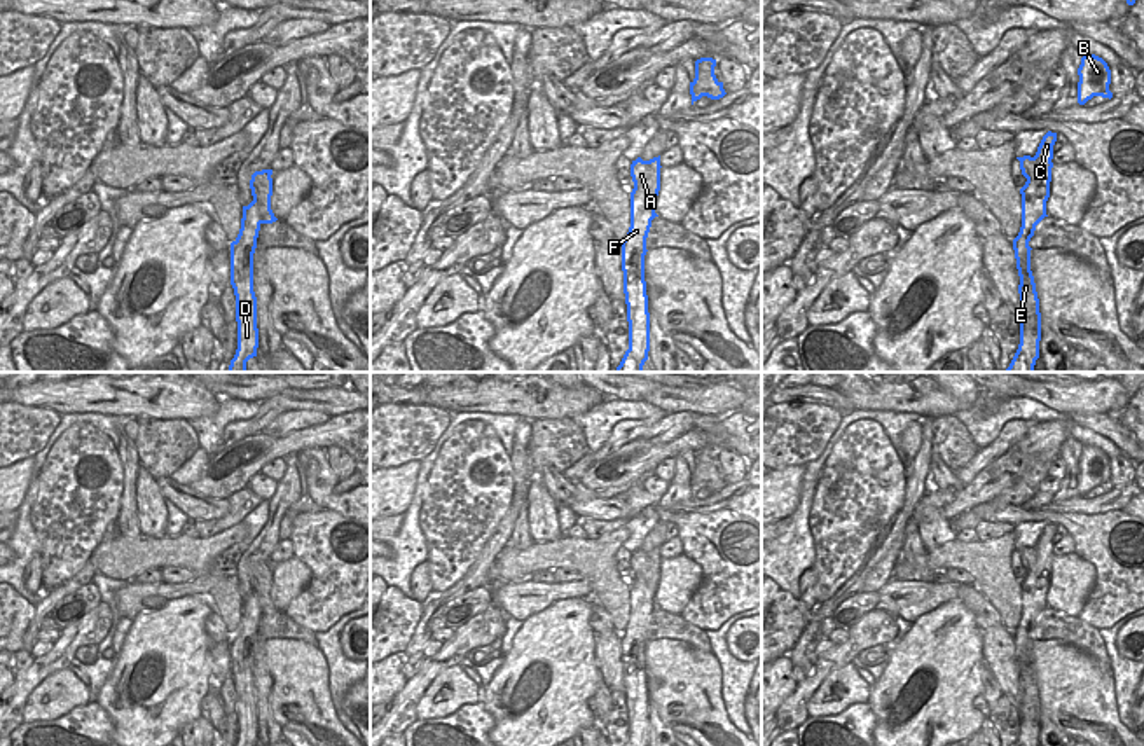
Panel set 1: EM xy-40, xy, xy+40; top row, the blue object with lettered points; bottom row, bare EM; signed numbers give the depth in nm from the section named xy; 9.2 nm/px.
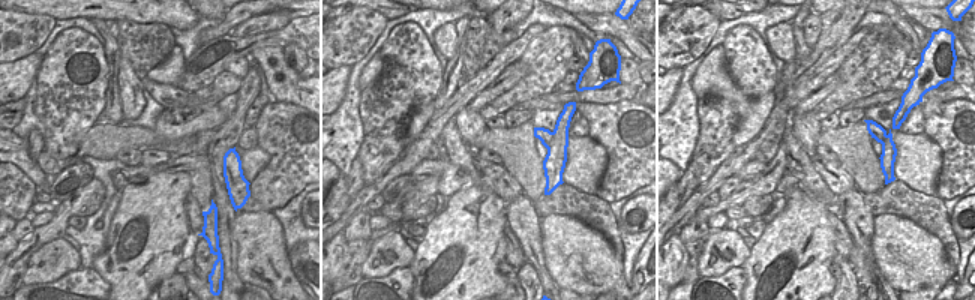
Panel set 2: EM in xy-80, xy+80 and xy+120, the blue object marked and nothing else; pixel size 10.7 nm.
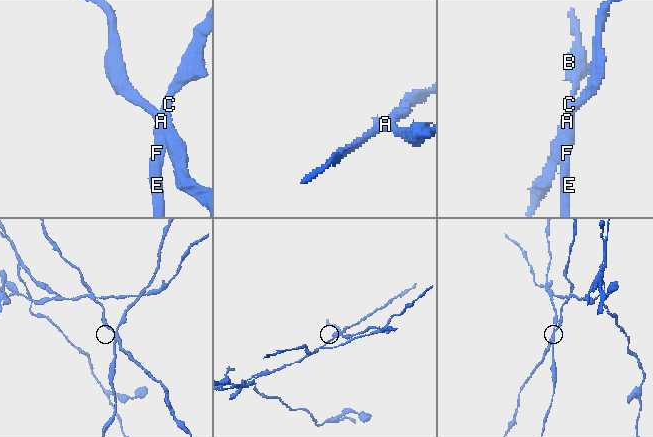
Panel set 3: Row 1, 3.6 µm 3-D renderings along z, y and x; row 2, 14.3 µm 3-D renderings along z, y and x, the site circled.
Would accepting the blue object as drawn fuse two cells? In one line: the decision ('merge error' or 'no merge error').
merge error

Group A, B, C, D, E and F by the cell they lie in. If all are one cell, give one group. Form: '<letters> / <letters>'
A / B C D E F

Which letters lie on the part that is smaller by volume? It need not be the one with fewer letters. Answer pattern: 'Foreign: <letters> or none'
Foreign: B, C, D, E, F.

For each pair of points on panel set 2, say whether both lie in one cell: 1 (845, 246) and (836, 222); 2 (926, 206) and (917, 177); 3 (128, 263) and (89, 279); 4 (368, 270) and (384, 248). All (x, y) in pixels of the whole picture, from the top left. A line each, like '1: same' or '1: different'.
1: same
2: different
3: different
4: same

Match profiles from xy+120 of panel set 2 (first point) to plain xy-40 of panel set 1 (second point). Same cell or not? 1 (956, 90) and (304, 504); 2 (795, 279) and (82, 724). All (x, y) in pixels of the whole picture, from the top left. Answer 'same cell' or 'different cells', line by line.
1: same cell
2: different cells

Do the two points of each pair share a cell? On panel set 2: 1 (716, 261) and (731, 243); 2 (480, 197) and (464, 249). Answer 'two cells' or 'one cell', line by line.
1: one cell
2: one cell

